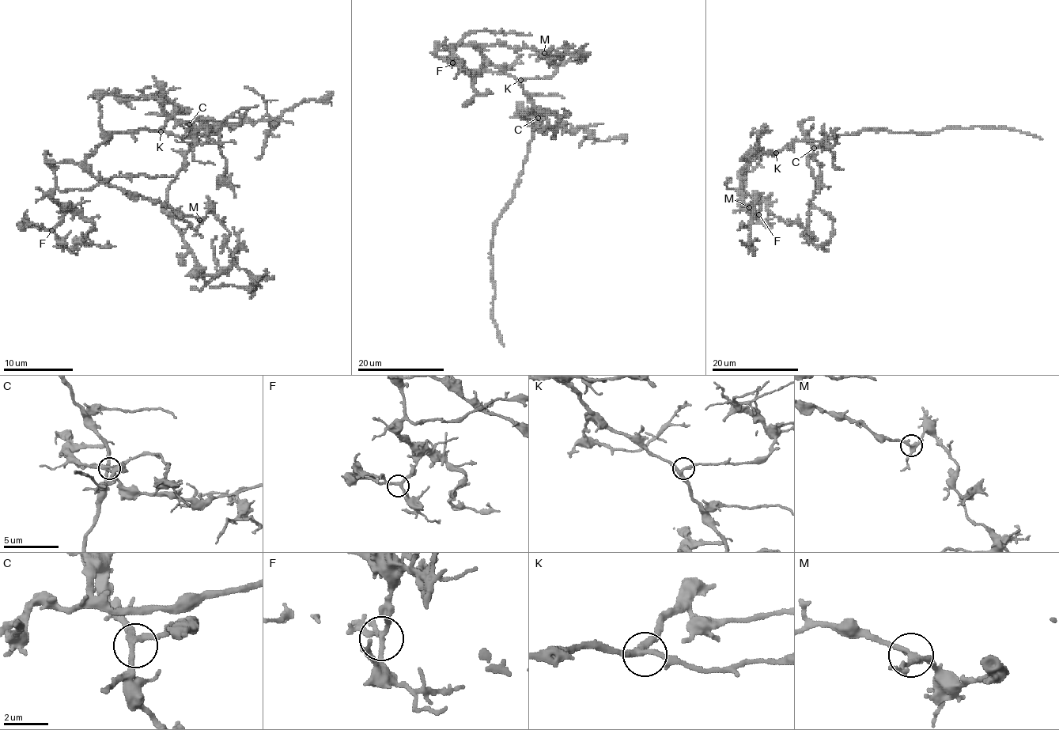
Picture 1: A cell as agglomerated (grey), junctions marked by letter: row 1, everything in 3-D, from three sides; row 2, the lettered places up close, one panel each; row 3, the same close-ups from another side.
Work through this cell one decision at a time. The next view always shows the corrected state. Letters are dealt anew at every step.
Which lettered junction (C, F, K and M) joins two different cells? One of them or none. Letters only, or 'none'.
none

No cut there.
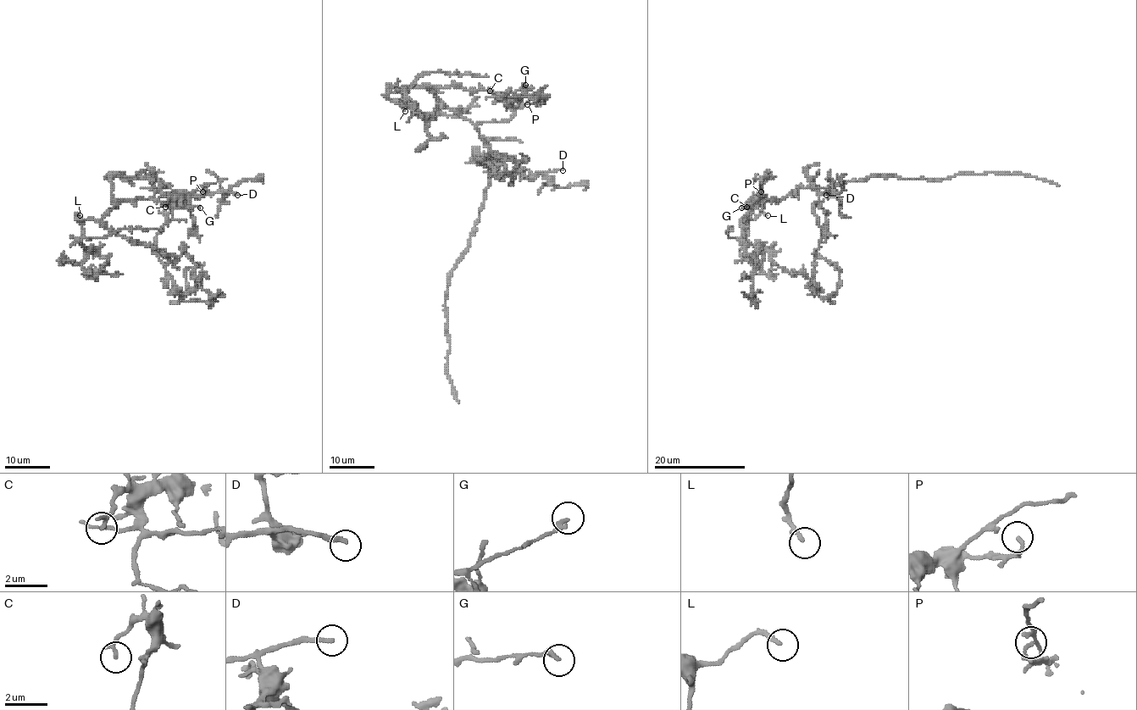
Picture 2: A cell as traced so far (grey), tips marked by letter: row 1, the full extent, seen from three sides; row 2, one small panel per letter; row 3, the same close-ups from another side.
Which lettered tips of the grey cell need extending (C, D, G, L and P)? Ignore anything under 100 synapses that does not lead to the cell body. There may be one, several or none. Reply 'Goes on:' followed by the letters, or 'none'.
Goes on: D

